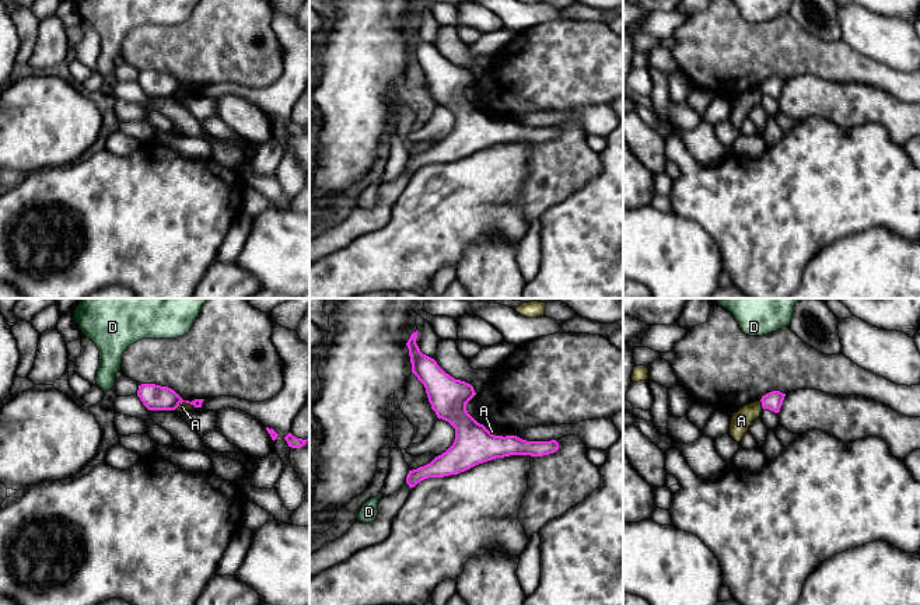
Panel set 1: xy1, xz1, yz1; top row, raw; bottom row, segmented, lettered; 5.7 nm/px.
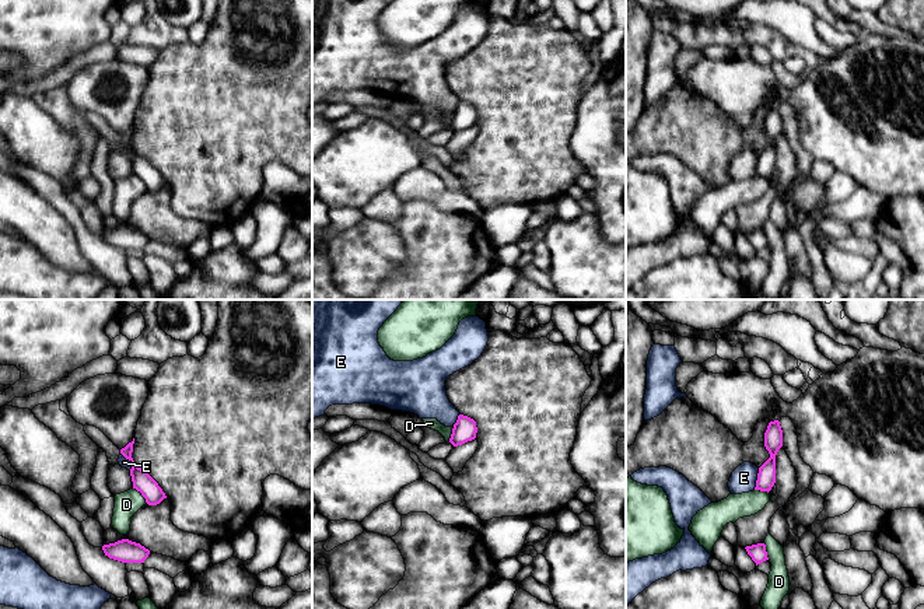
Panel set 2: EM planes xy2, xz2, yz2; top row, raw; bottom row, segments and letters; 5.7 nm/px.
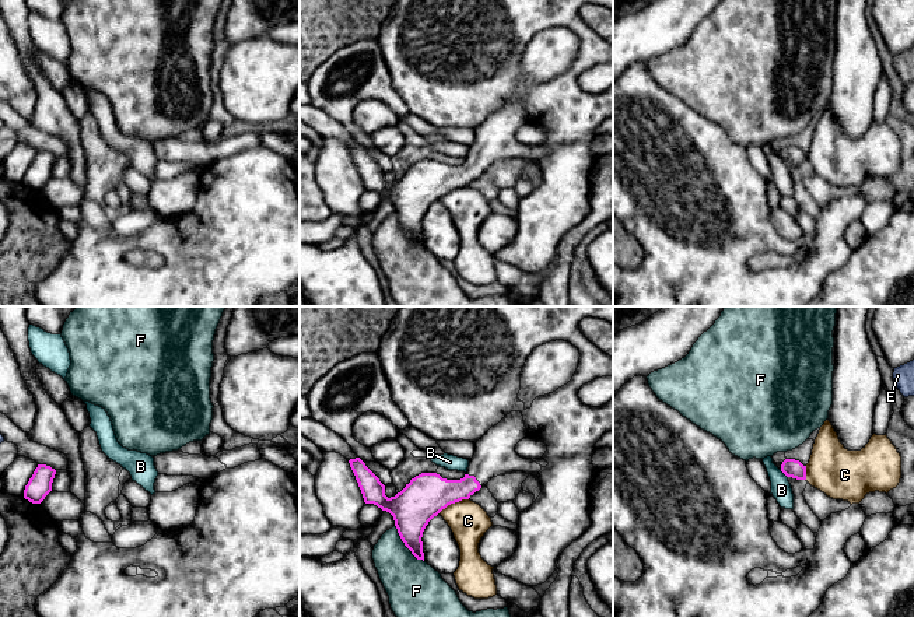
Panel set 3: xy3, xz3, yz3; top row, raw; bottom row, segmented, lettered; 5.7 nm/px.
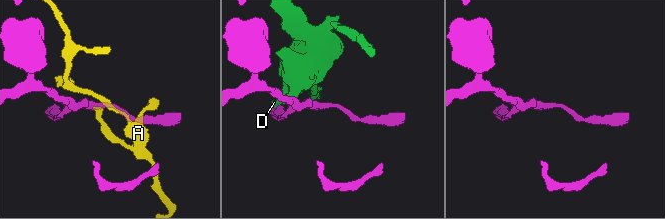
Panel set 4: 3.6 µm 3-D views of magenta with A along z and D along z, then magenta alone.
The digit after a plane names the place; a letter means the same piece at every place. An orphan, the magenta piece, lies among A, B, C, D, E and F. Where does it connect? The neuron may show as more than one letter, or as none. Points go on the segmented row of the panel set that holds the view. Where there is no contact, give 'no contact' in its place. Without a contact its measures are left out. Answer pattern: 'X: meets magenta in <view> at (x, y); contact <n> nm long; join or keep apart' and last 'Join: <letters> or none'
A: meets magenta in xy1 at (184, 401); contact 130 nm long; keep apart
B: meets magenta in yz3 at (784, 473); contact 60 nm long; keep apart
C: meets magenta in xz3 at (452, 502); contact 200 nm long; keep apart
D: meets magenta in xy2 at (142, 494); contact 130 nm long; keep apart
E: meets magenta in yz2 at (758, 479); contact 130 nm long; keep apart
F: meets magenta in xz3 at (405, 544); contact 280 nm long; keep apart
Join: none

